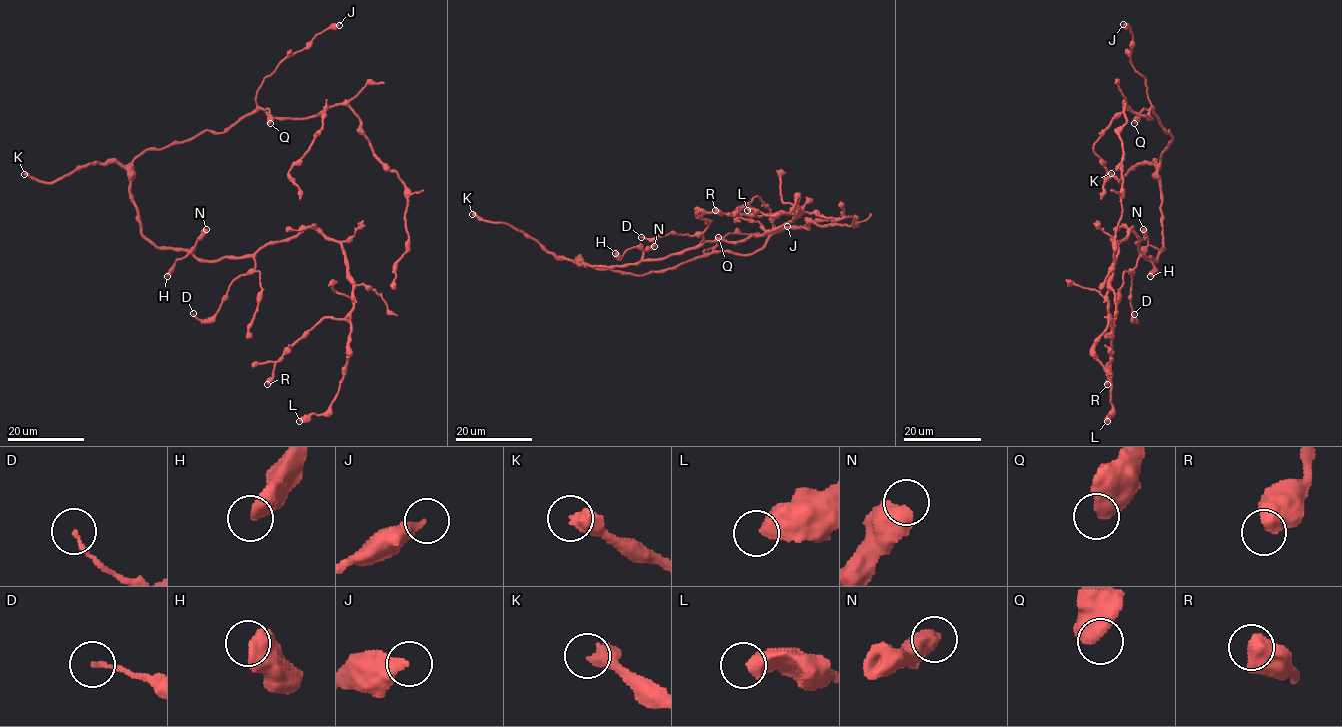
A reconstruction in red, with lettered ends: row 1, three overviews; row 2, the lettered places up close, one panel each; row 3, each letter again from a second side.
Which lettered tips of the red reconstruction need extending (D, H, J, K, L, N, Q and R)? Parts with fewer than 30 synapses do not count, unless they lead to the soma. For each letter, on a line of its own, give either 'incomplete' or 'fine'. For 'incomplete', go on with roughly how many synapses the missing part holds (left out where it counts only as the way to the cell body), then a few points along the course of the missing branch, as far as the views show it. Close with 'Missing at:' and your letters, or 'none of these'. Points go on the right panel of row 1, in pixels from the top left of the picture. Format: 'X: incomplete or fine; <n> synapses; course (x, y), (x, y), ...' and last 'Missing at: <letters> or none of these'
D: fine
H: fine
J: fine
K: incomplete; 170 synapses; course (1111, 173), (1091, 163), (1065, 172), (1003, 166), (988, 156), (968, 212), (992, 260), (991, 362), (1001, 375)
L: fine
N: fine
Q: fine
R: fine
Missing at: K

